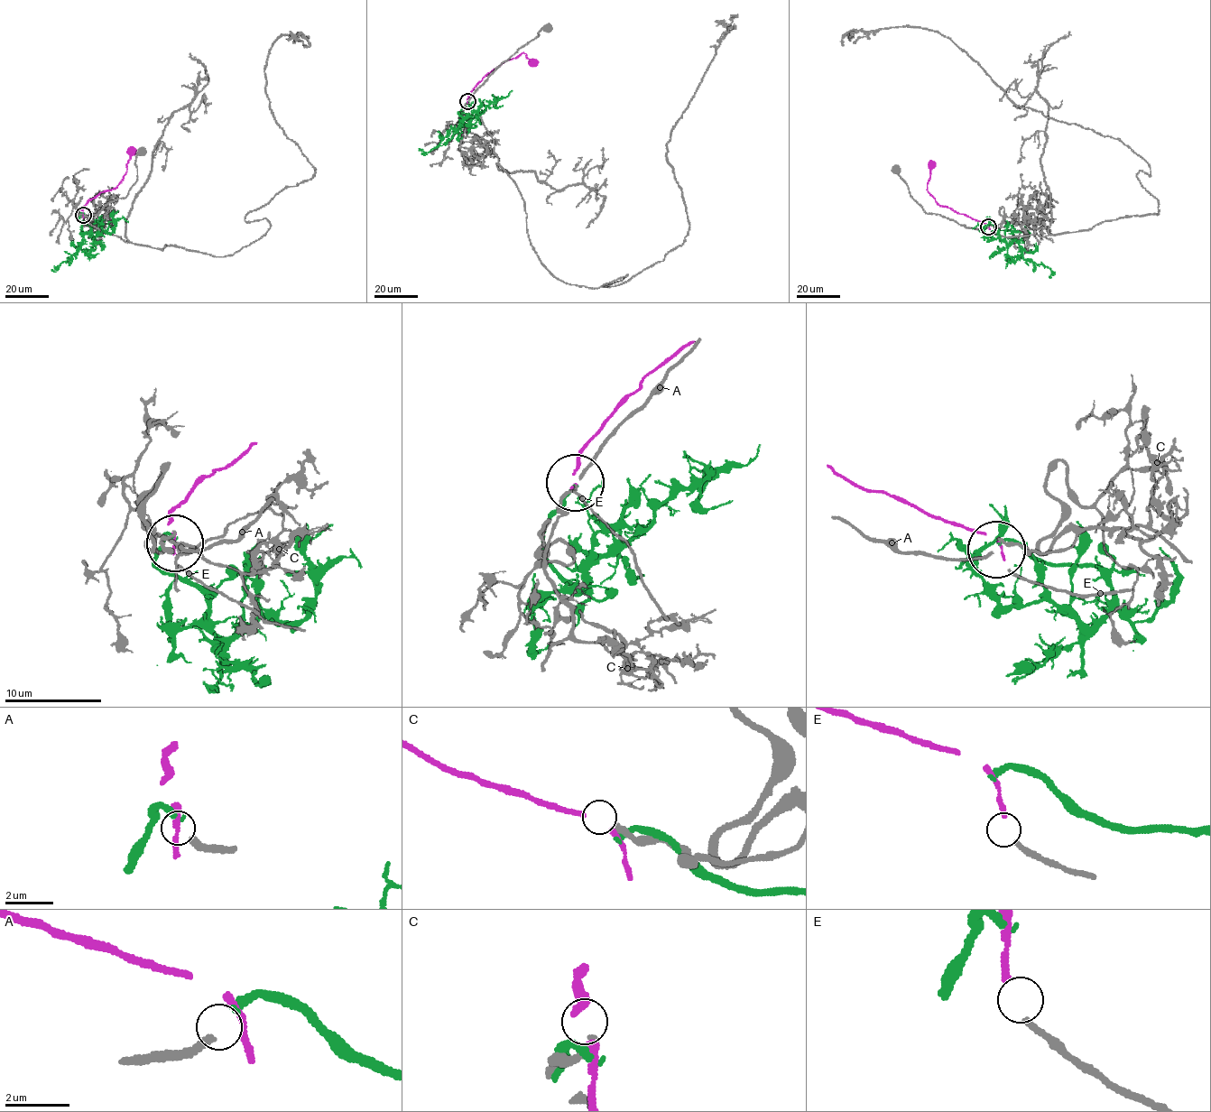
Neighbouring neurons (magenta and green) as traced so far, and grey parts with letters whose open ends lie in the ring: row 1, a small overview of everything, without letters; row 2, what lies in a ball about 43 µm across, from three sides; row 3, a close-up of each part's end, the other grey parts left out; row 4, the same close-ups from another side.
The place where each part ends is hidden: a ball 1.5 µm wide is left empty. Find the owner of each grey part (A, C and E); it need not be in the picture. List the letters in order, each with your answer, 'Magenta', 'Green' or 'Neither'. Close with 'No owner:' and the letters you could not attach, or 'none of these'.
A: Green
C: Neither
E: Magenta
No owner: C

